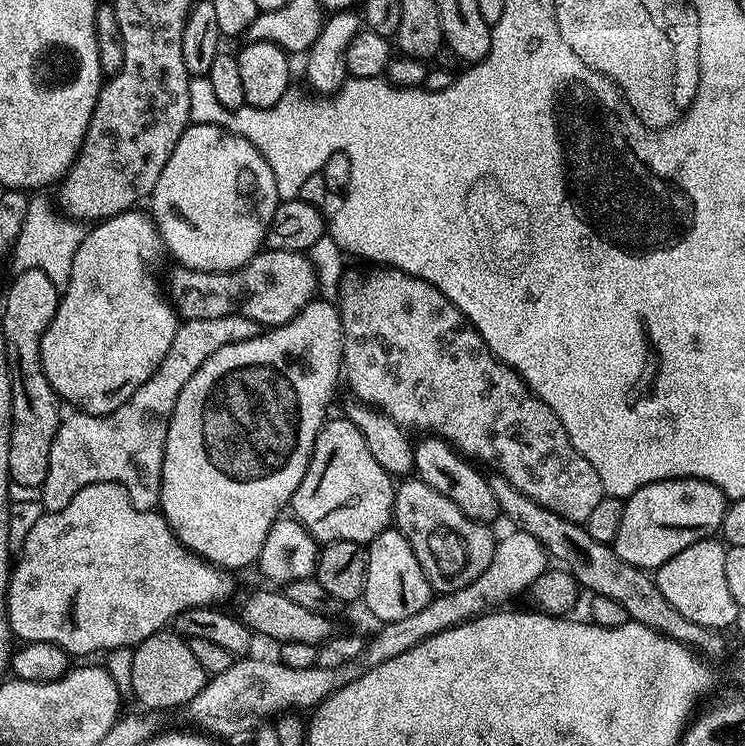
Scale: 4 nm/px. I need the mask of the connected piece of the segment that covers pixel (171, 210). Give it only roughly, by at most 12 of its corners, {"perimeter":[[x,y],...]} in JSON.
{"perimeter":[[189,123],[150,197],[185,269],[265,247],[280,201],[266,158]]}

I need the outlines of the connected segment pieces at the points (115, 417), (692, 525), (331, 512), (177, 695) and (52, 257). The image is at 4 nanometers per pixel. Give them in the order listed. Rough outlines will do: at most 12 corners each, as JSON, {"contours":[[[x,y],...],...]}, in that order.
{"contours":[[[238,312],[184,320],[118,410],[65,415],[45,512],[78,490],[123,486],[159,509],[166,434],[210,354],[259,336]],[[689,476],[623,503],[622,562],[660,568],[715,537],[729,505]],[[325,419],[290,512],[317,542],[366,546],[394,480],[352,420]],[[161,630],[135,645],[134,694],[184,708],[210,677],[187,639]],[[44,194],[28,202],[11,271],[42,270],[64,289],[83,223],[56,216]]]}

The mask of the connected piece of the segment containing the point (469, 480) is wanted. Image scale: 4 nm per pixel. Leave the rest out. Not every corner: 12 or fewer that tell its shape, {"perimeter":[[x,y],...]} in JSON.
{"perimeter":[[443,437],[415,443],[417,479],[468,517],[501,513],[487,477]]}

